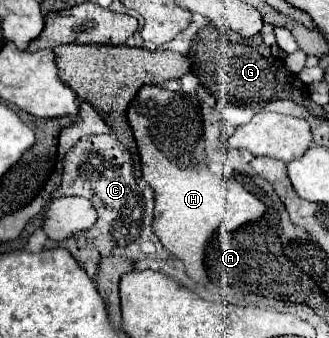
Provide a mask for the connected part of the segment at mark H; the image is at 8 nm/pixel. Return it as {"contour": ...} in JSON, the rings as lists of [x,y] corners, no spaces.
{"contour":[[[159,85],[139,89],[127,111],[137,149],[141,155],[143,179],[155,189],[155,231],[163,247],[185,263],[187,275],[207,285],[203,265],[205,247],[219,231],[237,231],[241,225],[259,221],[267,207],[235,179],[213,175],[205,163],[203,117],[199,101],[181,91],[173,93]]]}

